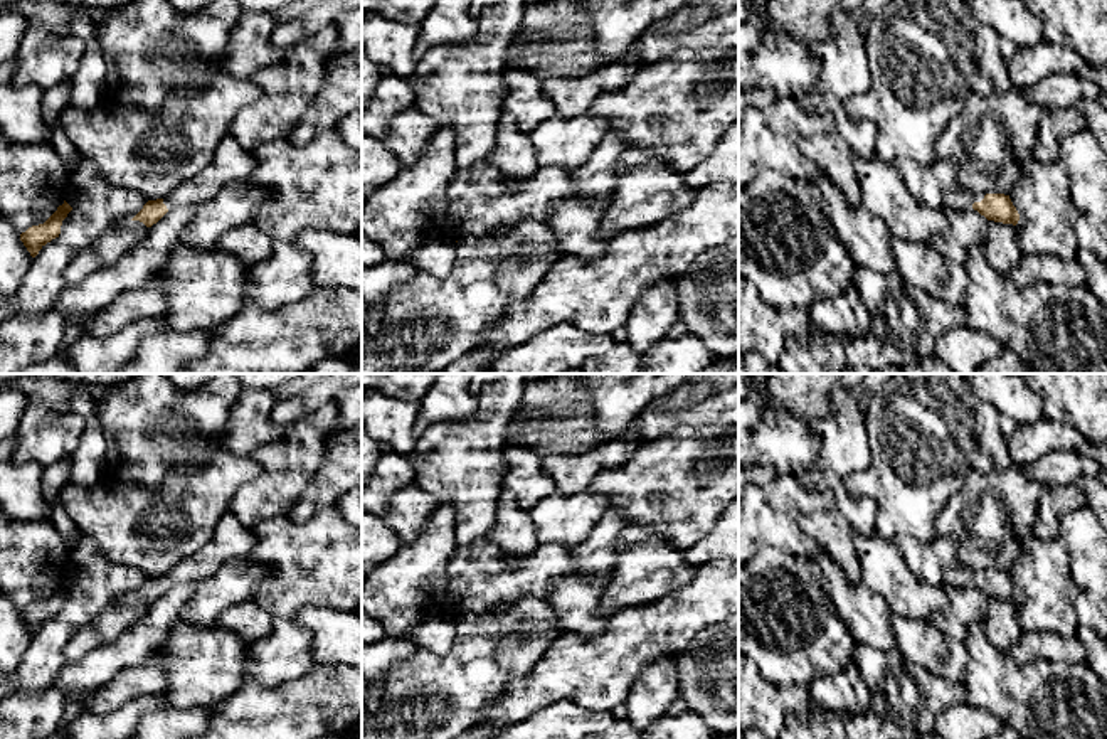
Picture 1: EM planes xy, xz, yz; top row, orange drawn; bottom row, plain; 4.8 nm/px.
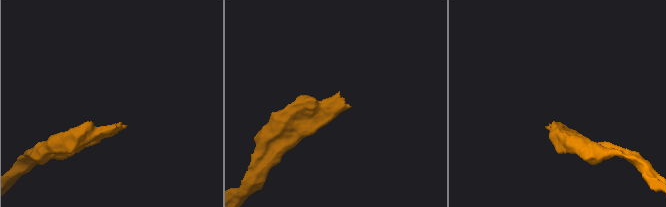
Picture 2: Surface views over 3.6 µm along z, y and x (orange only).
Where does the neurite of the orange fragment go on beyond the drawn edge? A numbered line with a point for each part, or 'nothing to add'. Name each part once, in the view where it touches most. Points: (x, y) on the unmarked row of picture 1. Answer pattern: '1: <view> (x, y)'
1: yz (961, 576)

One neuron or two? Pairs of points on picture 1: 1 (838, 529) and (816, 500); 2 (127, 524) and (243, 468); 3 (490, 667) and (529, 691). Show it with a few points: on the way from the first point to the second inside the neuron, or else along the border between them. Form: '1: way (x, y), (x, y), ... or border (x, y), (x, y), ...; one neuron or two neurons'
1: border (835, 507), (811, 510), (801, 517); two neurons
2: way (155, 544), (190, 542), (206, 505); one neuron
3: border (544, 655), (487, 709); two neurons

